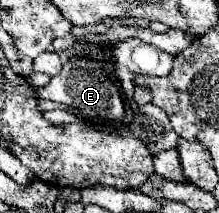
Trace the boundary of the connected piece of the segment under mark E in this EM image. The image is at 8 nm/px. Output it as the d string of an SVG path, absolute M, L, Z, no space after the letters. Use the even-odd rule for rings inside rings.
M90 45L88 51L82 51L80 55L72 55L64 67L58 57L58 53L42 53L34 59L34 71L50 75L50 83L46 87L36 89L36 95L40 99L50 99L58 103L66 103L74 115L78 117L98 117L98 119L120 119L124 115L124 101L122 101L122 89L118 85L118 79L114 75L114 63L110 61L106 53L106 45Z

